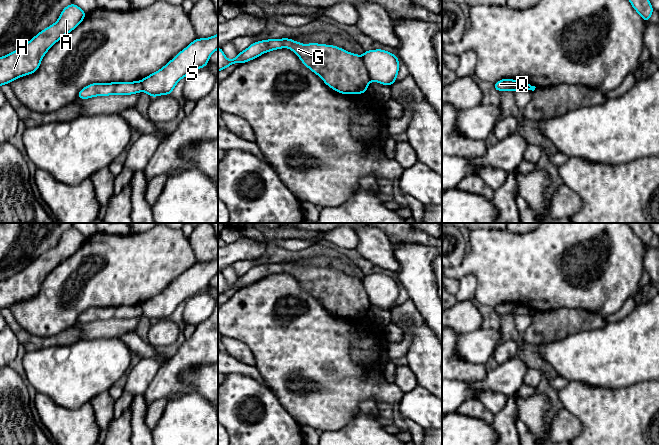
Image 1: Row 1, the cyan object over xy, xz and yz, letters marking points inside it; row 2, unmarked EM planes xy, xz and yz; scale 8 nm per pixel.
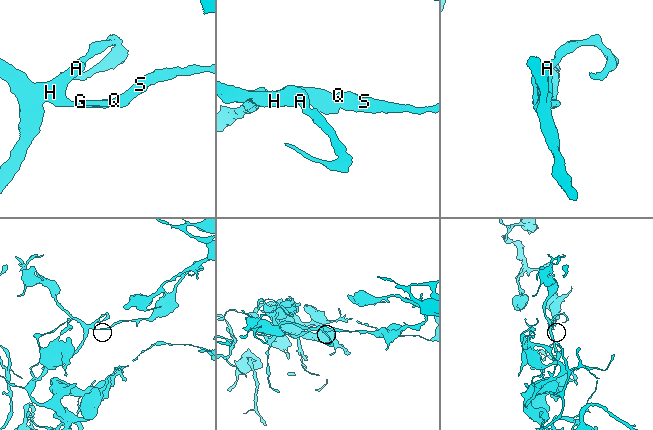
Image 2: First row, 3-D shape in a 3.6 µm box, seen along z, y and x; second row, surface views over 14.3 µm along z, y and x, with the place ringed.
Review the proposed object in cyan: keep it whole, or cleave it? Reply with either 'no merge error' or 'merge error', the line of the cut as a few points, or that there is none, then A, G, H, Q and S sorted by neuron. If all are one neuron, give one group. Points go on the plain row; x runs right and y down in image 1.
merge error; cut in xz along (360, 281), (371, 304); A G H / Q S

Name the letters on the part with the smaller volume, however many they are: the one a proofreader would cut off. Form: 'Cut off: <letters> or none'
Cut off: Q, S

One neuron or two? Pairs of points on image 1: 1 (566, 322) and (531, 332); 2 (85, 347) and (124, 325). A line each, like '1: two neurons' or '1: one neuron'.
1: one neuron
2: two neurons

